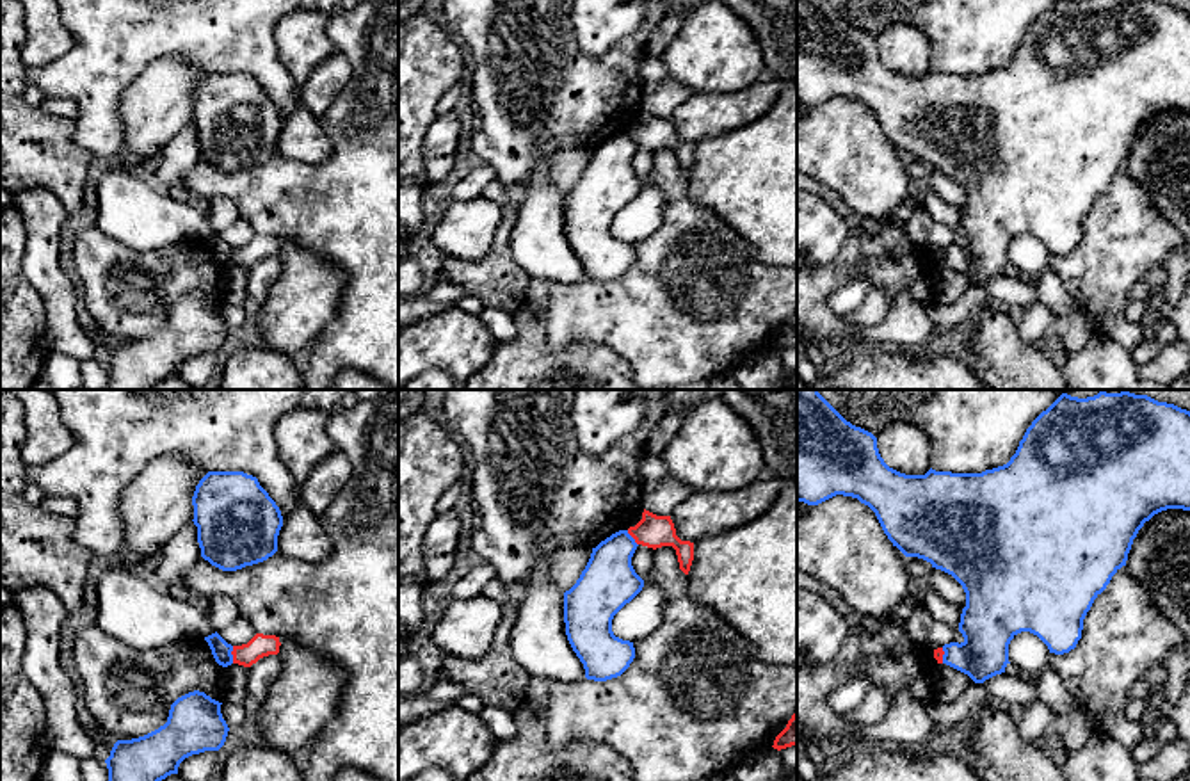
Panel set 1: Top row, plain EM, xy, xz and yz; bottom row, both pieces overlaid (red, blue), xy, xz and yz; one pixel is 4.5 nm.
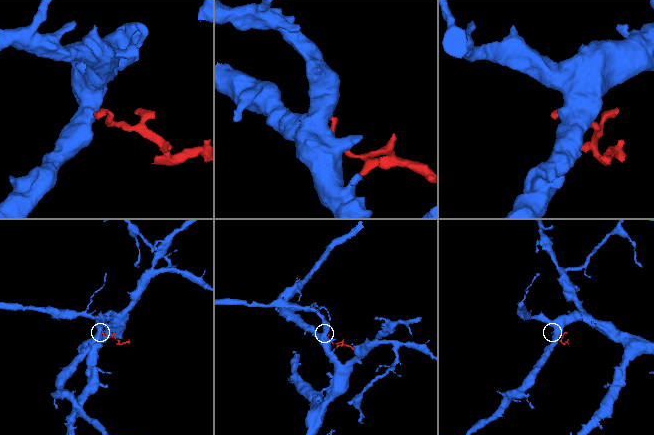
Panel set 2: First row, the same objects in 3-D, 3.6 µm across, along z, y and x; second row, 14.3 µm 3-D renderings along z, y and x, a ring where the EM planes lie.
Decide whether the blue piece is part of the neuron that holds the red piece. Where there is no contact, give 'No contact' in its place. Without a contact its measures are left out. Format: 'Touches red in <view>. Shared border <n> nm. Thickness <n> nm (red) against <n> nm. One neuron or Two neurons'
Touches red in xy. Shared border 80 nm. Thickness 100 nm (red) against 90 nm. Two neurons

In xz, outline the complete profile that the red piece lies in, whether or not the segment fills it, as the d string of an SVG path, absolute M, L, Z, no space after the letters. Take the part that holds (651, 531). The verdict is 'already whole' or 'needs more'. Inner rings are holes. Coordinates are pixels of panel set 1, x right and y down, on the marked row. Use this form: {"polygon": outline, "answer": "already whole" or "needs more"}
{"polygon": "M644 509L642 519L635 527L630 527L628 534L635 539L637 544L653 550L672 546L678 555L679 569L688 575L694 560L694 543L681 541L676 535L671 516L656 516Z", "answer": "already whole"}

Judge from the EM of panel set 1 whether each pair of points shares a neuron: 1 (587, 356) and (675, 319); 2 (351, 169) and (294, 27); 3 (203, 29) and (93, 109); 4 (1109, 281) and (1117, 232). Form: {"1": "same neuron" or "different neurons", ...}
{"1": "different neurons", "2": "different neurons", "3": "same neuron", "4": "same neuron"}

